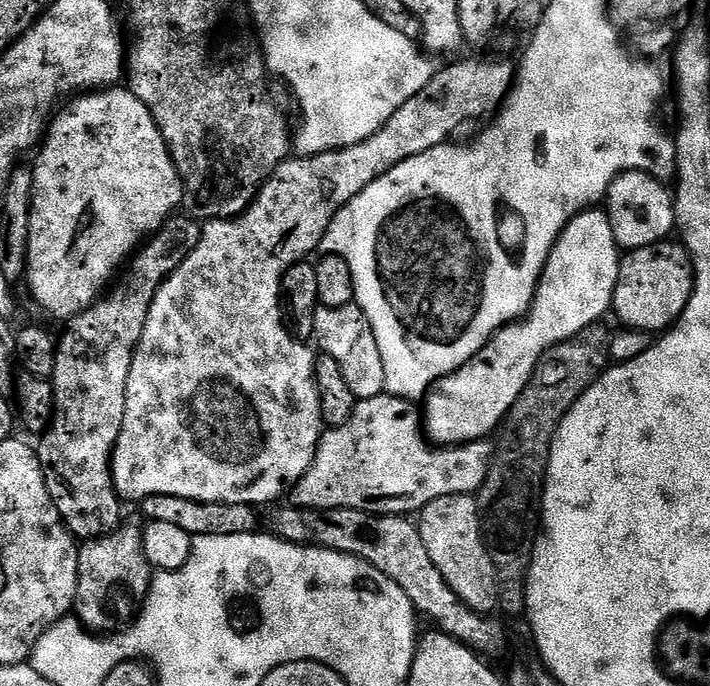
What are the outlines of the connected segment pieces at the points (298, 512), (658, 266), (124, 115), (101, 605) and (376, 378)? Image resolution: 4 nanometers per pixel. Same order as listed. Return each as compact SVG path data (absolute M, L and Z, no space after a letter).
M287 506L273 514L266 524L281 540L291 544L306 544L313 548L325 548L356 556L370 566L382 570L390 582L394 582L410 598L413 608L421 617L433 620L439 631L452 636L481 657L496 656L508 648L508 632L492 614L475 612L446 586L446 578L438 574L430 553L422 543L422 534L407 515L376 516L372 512L349 508L298 508Z
M661 242L631 249L621 259L611 311L625 329L660 334L672 327L692 297L692 266L679 242Z
M105 86L99 90L85 91L83 94L69 100L72 101L68 105L65 103L51 117L50 123L47 125L42 137L42 143L35 153L35 156L37 155L36 165L33 166L32 173L30 173L32 181L32 205L30 206L28 268L26 271L28 288L32 291L32 296L36 299L37 306L42 311L49 312L52 316L64 316L63 318L76 316L80 312L84 312L89 305L101 299L102 293L109 287L109 285L107 286L108 279L119 270L120 263L124 259L127 261L149 237L157 233L164 226L162 225L164 219L175 208L179 209L184 203L184 183L174 166L172 155L168 150L168 144L162 138L162 134L150 114L150 110L146 110L144 103L131 90L124 86Z
M121 523L119 527L93 540L83 541L78 548L78 590L74 615L89 632L111 634L119 632L136 619L154 569L144 556L142 528L138 523Z
M355 302L337 308L317 307L314 314L314 340L315 343L320 343L319 351L323 355L334 358L334 362L338 362L342 370L342 378L346 378L346 386L350 386L357 400L385 395L386 366L382 366L382 352L378 350L378 342L374 338L374 332L370 330L370 322L366 314Z

